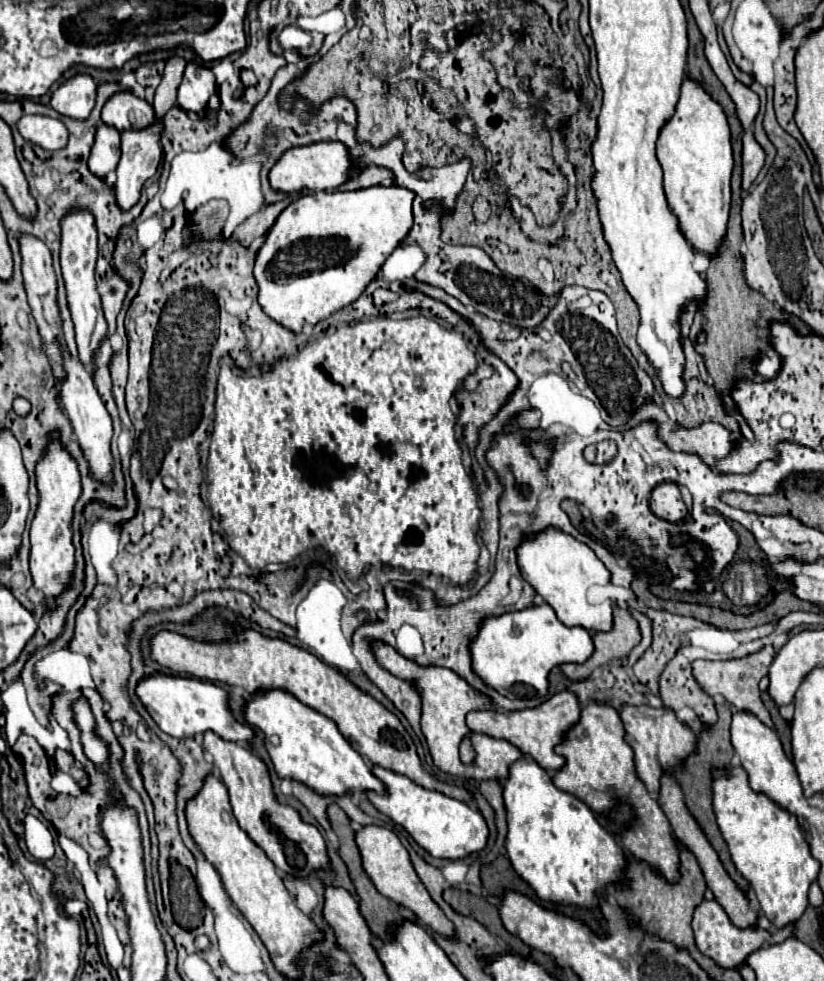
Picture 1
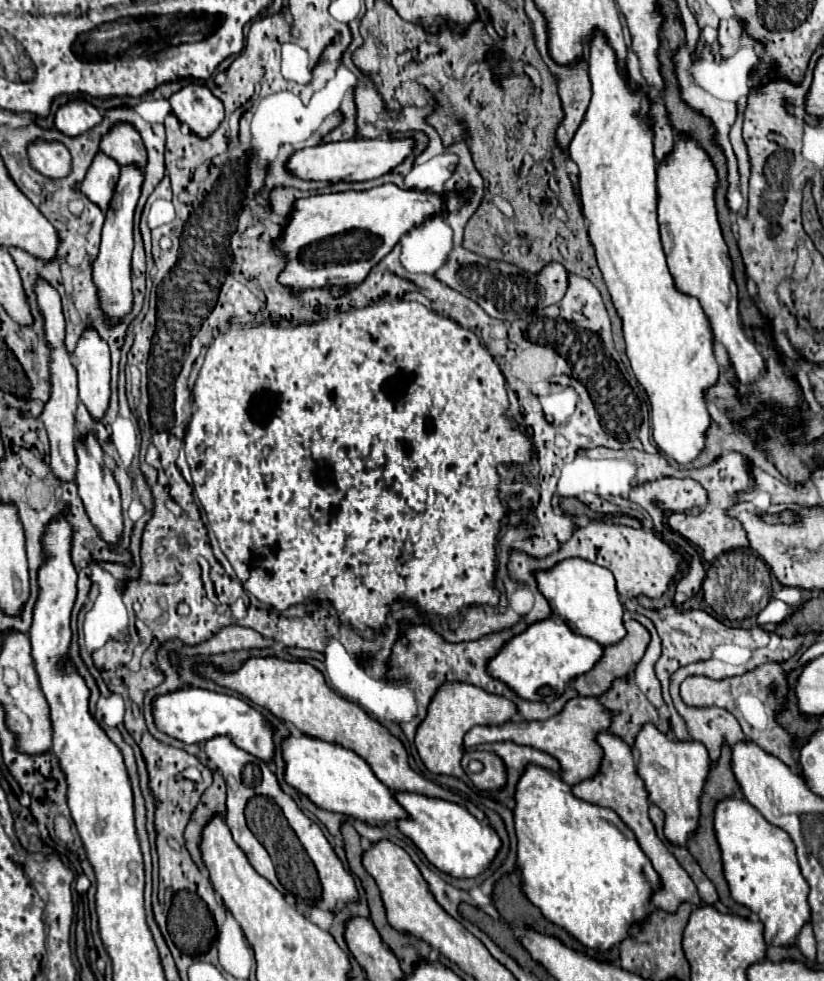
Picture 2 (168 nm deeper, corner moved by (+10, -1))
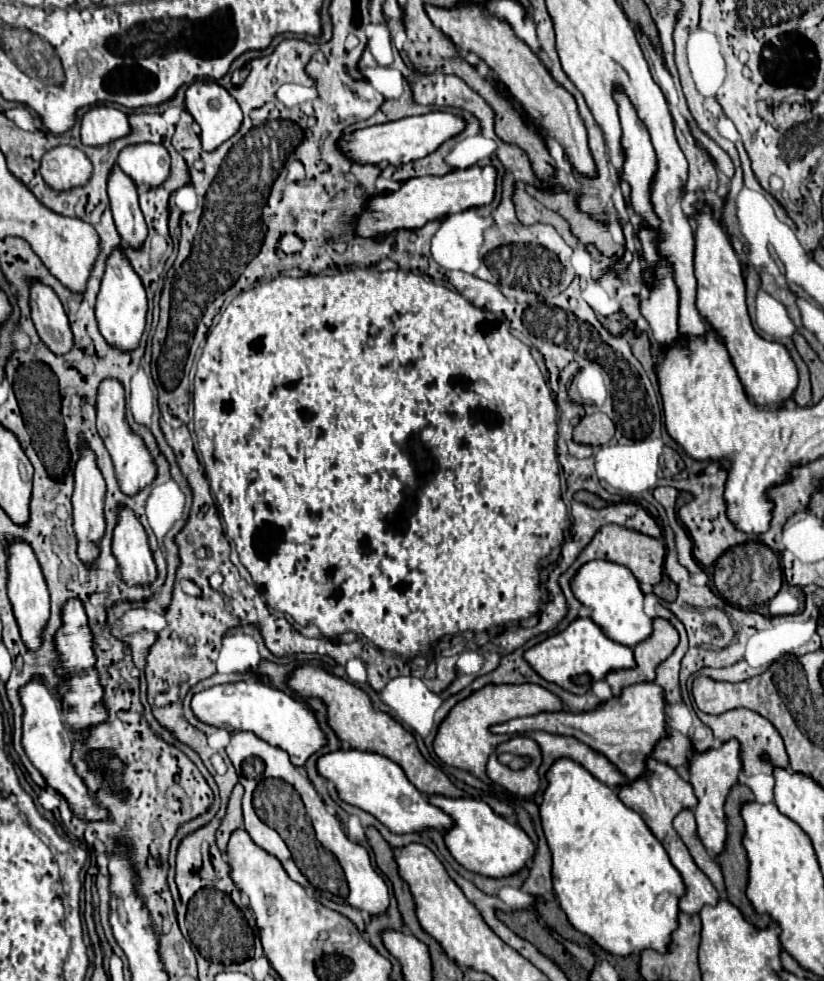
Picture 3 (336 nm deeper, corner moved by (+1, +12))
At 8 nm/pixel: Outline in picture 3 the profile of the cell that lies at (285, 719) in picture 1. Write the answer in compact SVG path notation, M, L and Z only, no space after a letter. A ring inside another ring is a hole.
M338 750L318 760L318 772L336 784L336 790L344 802L370 812L394 834L424 832L428 828L446 832L454 824L452 818L430 804L428 798L422 796L422 792L418 792L416 786L406 778L404 770L386 756L360 750Z

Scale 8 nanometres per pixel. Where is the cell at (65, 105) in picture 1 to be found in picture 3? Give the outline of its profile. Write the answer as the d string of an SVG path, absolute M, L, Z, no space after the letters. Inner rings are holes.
M108 106L90 108L84 114L80 128L82 128L82 144L96 148L130 134L128 114Z

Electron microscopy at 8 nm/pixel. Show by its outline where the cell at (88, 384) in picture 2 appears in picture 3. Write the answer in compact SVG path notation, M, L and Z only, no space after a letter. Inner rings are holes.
M104 380L98 388L98 432L104 440L106 450L110 452L110 456L114 460L114 470L116 470L120 490L126 496L134 496L140 490L144 490L156 478L158 466L154 464L154 458L150 456L150 450L144 444L142 436L132 432L132 428L126 422L124 388L118 380Z

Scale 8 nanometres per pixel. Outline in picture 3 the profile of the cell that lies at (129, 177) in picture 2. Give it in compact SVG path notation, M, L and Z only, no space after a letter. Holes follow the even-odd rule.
M114 250L108 260L102 288L96 300L96 318L100 334L110 346L118 348L120 352L132 352L138 348L146 324L146 292L138 274L132 270L130 262L120 250Z

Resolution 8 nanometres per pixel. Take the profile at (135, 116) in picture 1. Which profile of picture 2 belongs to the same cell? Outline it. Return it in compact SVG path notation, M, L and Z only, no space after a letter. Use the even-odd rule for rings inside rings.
M131 123L113 125L113 129L109 129L109 133L101 137L101 151L113 157L119 165L137 163L139 167L143 167L147 161L141 135Z

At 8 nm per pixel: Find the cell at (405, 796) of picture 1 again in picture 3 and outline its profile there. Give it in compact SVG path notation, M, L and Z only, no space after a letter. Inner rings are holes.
M430 796L428 800L434 806L442 808L442 812L452 816L454 826L444 834L444 840L450 854L466 870L472 870L488 878L504 878L518 874L526 866L526 862L534 858L536 844L528 838L528 834L520 826L510 824L502 816L494 814L486 802L474 798L446 798L446 796Z

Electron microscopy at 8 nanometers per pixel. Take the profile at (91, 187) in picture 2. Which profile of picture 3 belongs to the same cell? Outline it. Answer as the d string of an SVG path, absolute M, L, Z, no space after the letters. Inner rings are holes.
M116 166L108 180L108 196L114 214L116 230L130 248L142 248L148 236L144 216L138 206L138 194L134 182Z

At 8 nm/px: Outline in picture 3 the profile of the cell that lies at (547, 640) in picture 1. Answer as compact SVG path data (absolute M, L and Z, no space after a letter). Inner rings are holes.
M590 618L574 620L564 632L546 638L524 656L544 680L554 682L572 694L586 694L594 680L604 680L610 672L636 668L632 648L610 640Z

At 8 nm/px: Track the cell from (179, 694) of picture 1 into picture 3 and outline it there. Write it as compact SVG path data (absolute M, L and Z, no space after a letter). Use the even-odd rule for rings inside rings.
M238 682L232 686L232 694L226 694L224 686L214 686L210 690L204 690L192 698L192 710L194 714L216 728L224 728L230 732L254 732L258 738L268 742L270 746L278 746L290 754L290 760L294 766L304 768L306 760L322 750L328 740L324 730L318 724L318 718L310 704L302 698L294 698L278 688L272 688L266 682Z

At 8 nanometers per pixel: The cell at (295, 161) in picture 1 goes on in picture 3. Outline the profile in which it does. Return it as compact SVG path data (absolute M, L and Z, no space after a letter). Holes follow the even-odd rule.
M428 112L424 116L412 116L412 118L400 118L394 122L370 126L364 130L356 130L352 134L352 140L346 142L340 140L340 148L346 156L350 156L356 162L362 164L406 164L410 160L420 160L434 150L438 150L448 138L460 134L466 128L466 120L460 116L454 116L452 112Z

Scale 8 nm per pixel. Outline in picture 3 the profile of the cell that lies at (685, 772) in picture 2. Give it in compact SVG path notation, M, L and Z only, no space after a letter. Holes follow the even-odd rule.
M728 740L720 748L710 748L706 752L698 752L690 758L690 784L694 786L694 792L698 796L698 806L694 808L696 824L698 824L698 836L702 838L702 844L712 850L714 854L724 852L726 848L726 814L724 814L724 802L730 794L732 786L738 784L740 772L742 772L742 748L738 740Z

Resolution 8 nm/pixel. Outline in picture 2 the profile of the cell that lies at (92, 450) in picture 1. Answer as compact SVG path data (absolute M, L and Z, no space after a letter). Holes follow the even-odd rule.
M89 433L85 437L79 435L75 445L77 445L77 473L75 473L75 481L77 481L77 487L79 487L79 497L83 499L85 511L89 515L91 523L101 533L101 537L107 543L115 543L117 537L121 535L121 529L123 529L123 517L121 517L119 487L115 483L113 471L105 465L103 449L99 447L99 441L97 441L95 433Z

